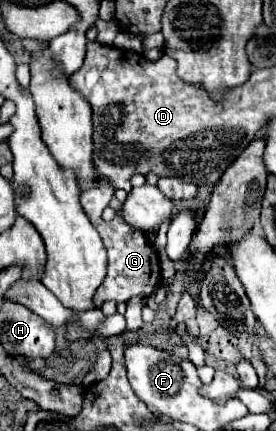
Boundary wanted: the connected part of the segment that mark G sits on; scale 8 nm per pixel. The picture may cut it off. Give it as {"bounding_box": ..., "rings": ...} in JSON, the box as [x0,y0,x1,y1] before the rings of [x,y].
{"bounding_box":[81,183,161,307],"rings":[[[101,183],[101,187],[89,189],[89,193],[91,195],[81,195],[81,205],[83,205],[89,221],[93,223],[93,227],[99,231],[99,235],[105,243],[107,255],[109,255],[109,267],[107,267],[109,271],[107,271],[105,281],[95,291],[95,297],[93,297],[95,305],[99,307],[103,301],[109,301],[109,299],[121,303],[121,301],[129,301],[135,295],[151,295],[157,289],[157,283],[161,279],[159,257],[157,257],[157,251],[155,251],[153,243],[139,229],[131,229],[131,225],[127,225],[123,221],[123,217],[115,217],[109,223],[103,221],[101,213],[115,193],[109,183]]]}

